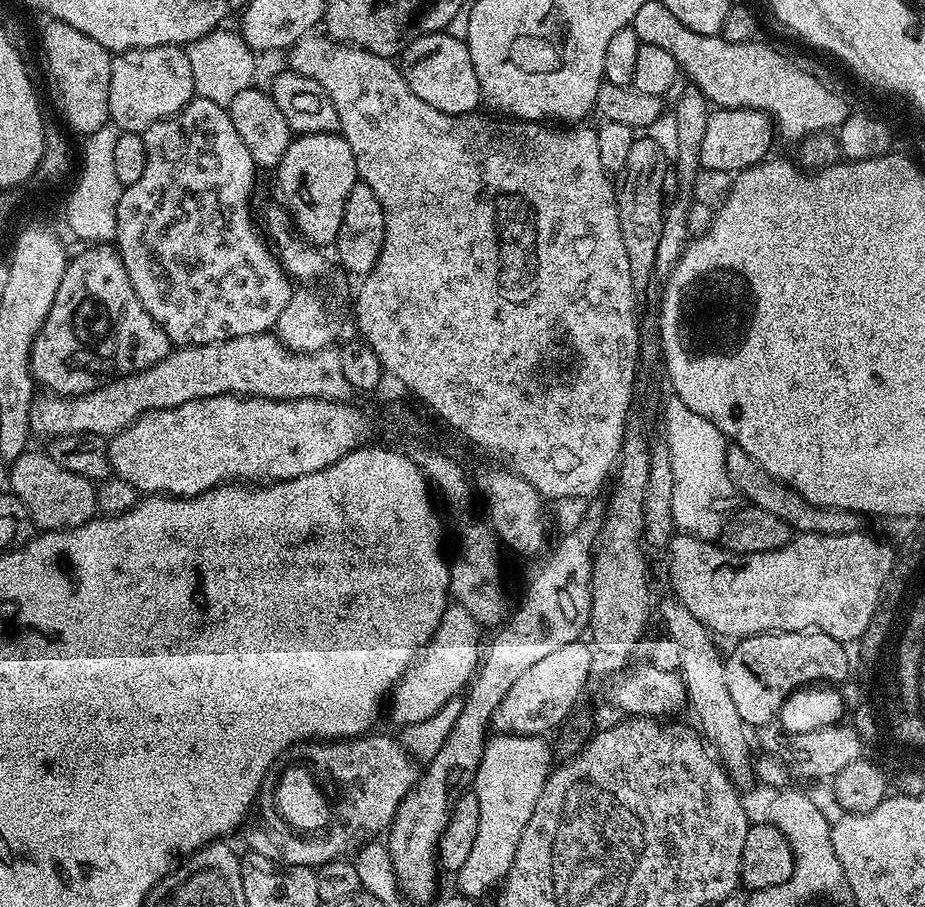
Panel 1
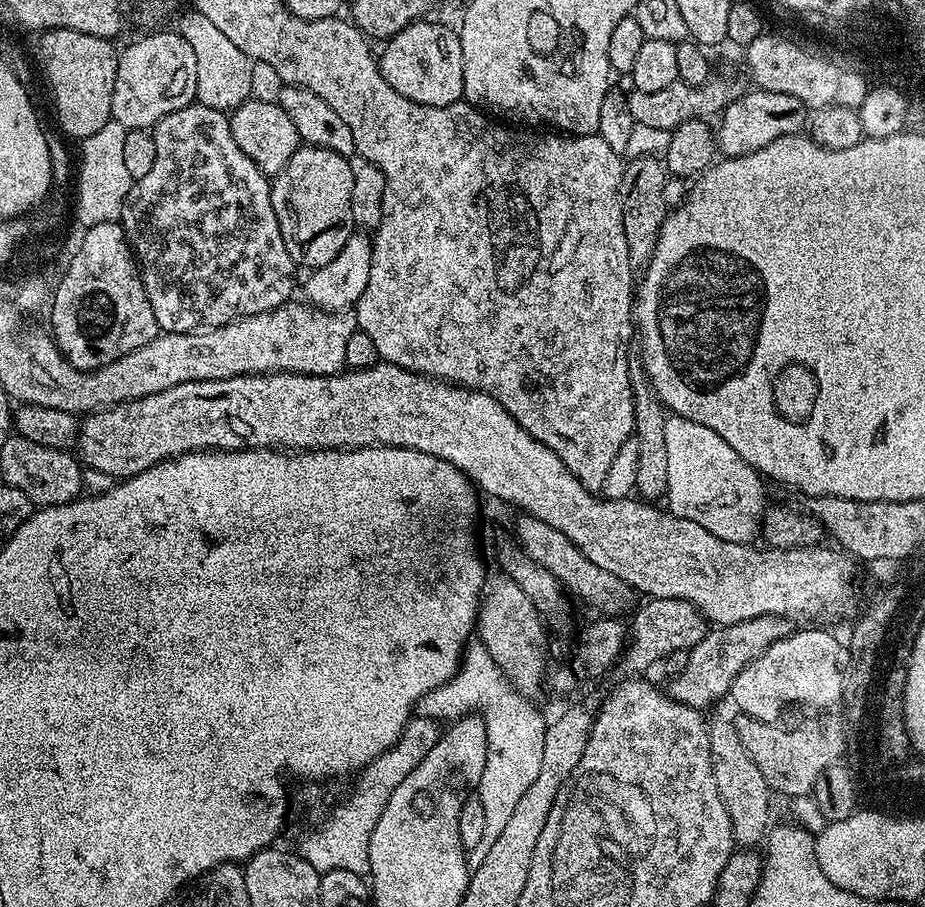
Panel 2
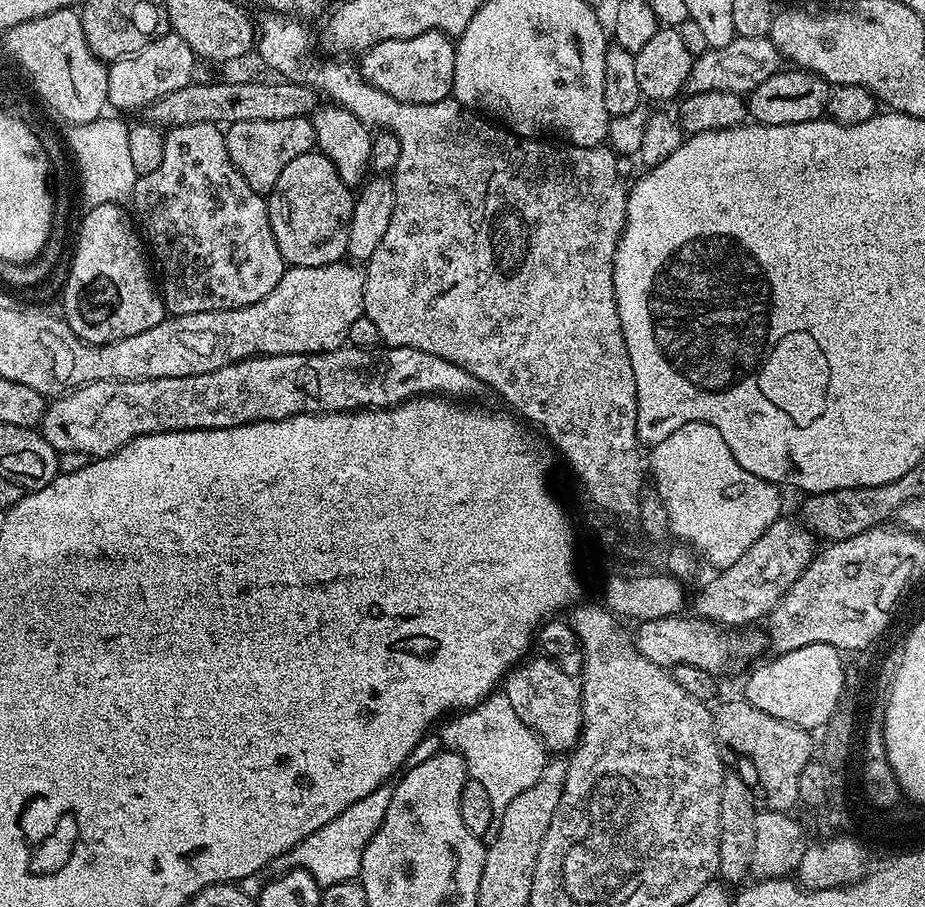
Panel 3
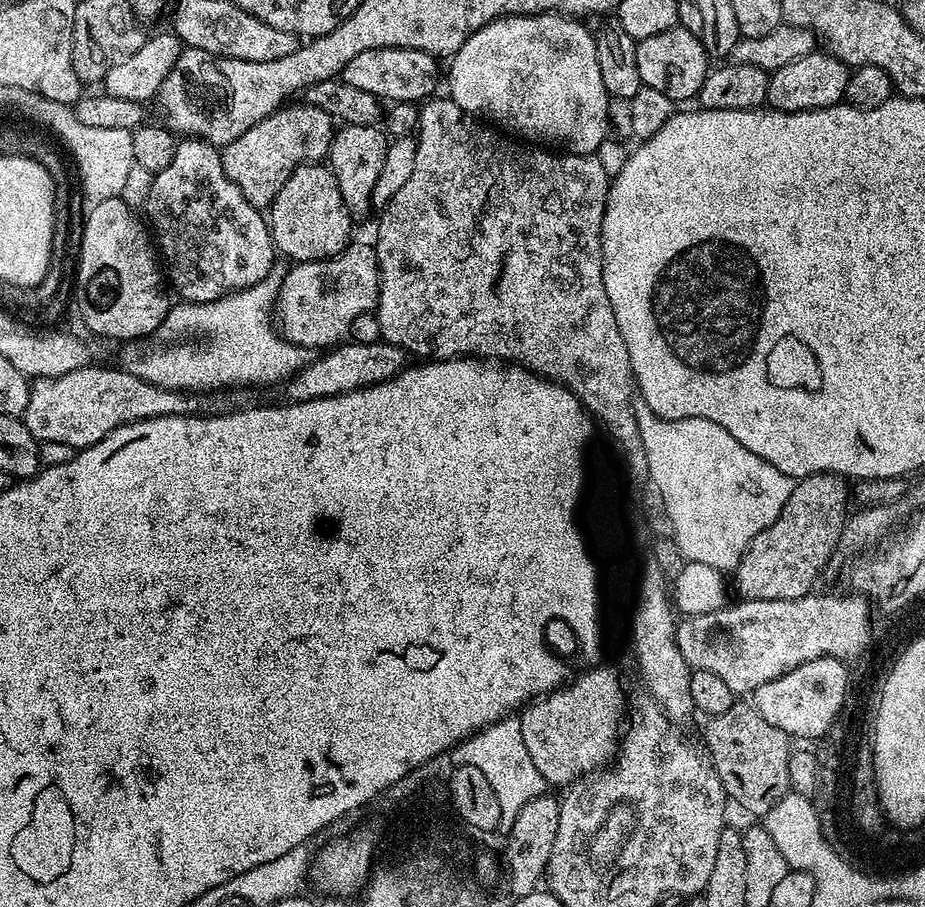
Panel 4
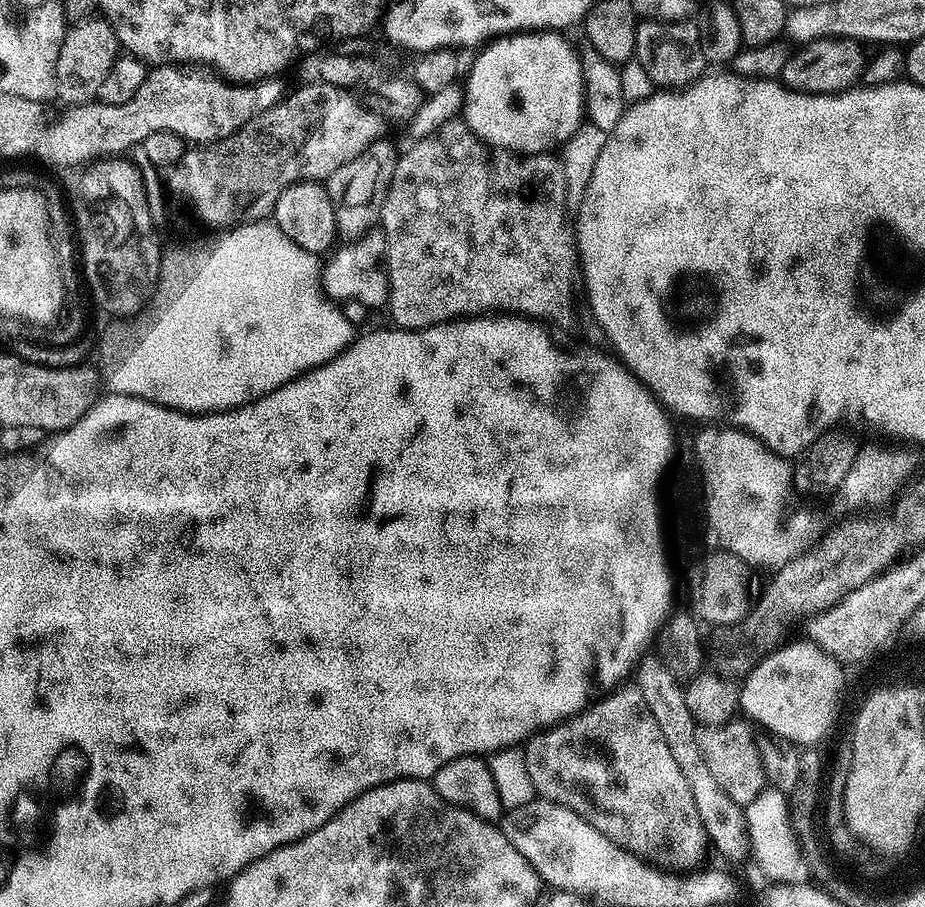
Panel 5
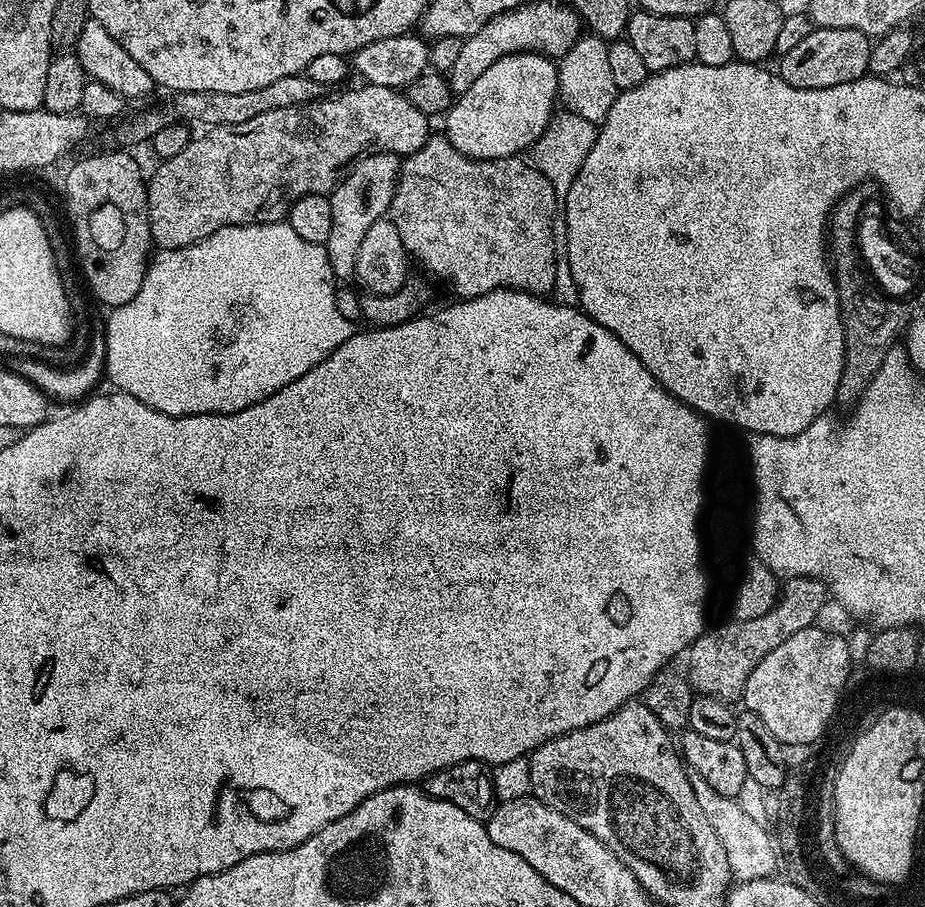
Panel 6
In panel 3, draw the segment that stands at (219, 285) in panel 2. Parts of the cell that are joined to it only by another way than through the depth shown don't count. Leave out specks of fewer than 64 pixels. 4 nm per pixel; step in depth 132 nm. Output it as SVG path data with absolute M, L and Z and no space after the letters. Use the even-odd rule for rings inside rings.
M187 124L186 126L167 129L164 145L166 150L162 153L162 166L158 166L158 170L154 170L154 174L136 177L136 184L133 186L130 195L130 208L142 229L143 235L146 237L147 243L150 245L151 259L155 263L156 260L160 263L161 276L159 272L158 287L164 297L165 309L171 315L185 316L199 312L245 308L262 298L266 298L266 294L270 294L270 290L274 290L274 286L278 286L278 282L286 270L286 265L272 233L267 199L261 193L254 191L246 182L246 178L242 178L240 171L230 162L230 154L226 150L226 142L224 141L224 132L214 124Z

